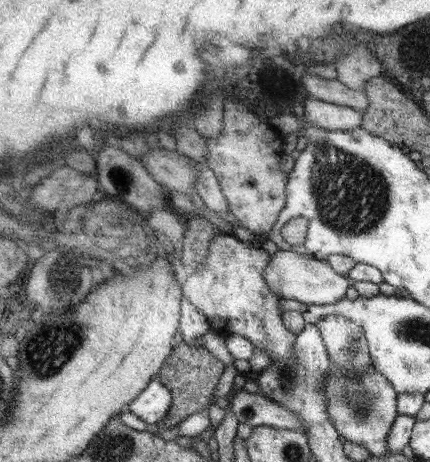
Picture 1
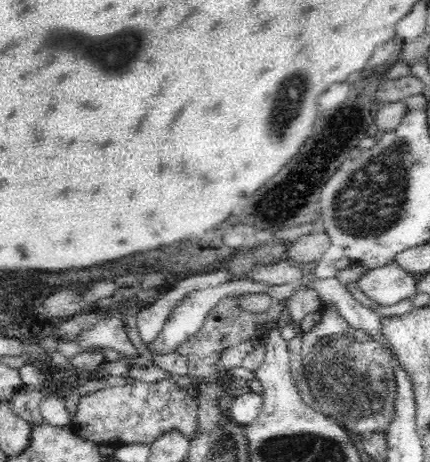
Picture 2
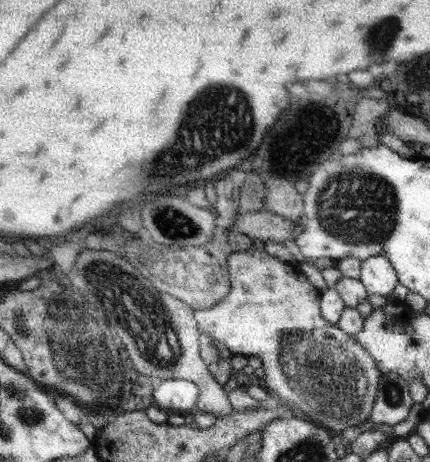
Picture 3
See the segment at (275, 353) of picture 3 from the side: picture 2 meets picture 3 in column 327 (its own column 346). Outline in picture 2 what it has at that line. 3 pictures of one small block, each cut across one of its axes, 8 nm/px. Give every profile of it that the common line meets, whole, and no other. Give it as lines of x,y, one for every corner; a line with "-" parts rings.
326,308
322,310
320,324
314,326
308,334
302,334
302,358
306,366
308,386
312,388
312,396
320,404
320,414
334,418
356,440
374,432
386,432
392,426
398,396
394,366
390,360
390,352
386,352
384,346
376,342
368,332
352,328
342,316
336,314
336,308

